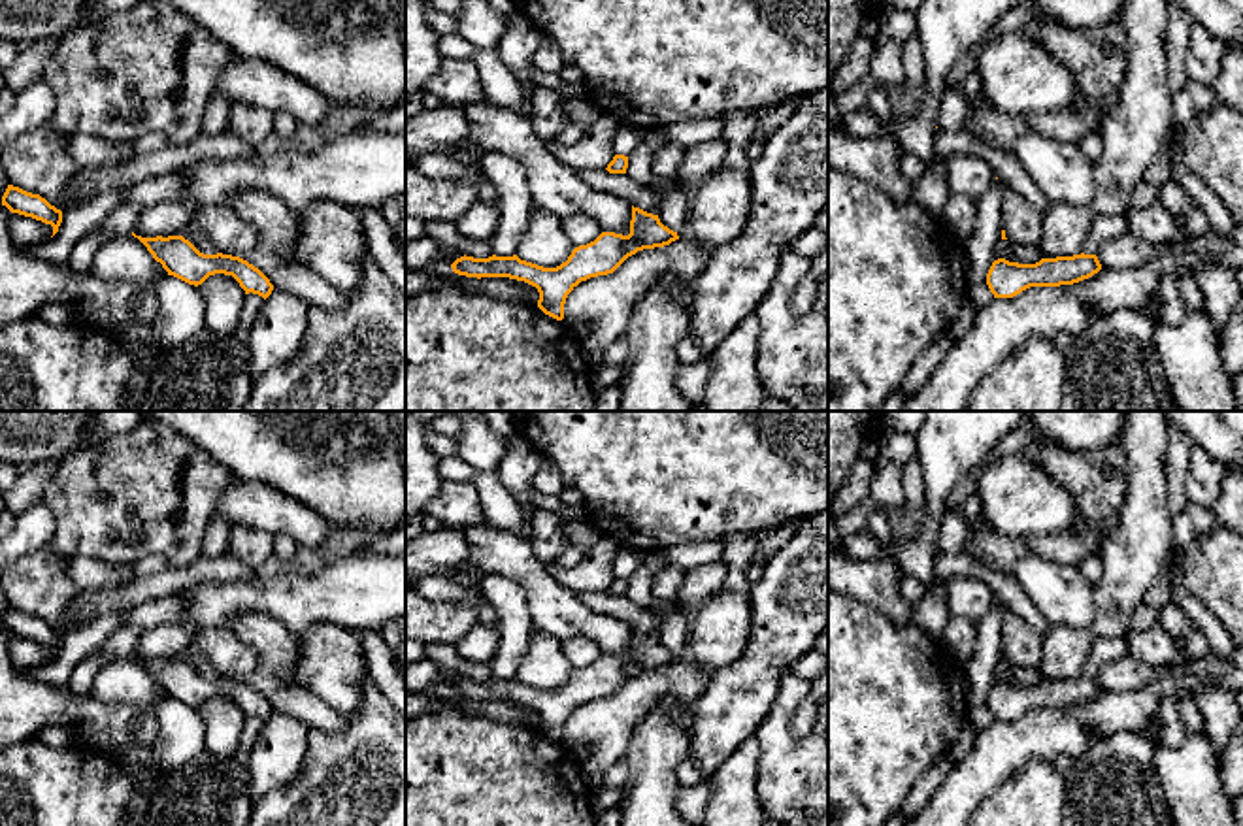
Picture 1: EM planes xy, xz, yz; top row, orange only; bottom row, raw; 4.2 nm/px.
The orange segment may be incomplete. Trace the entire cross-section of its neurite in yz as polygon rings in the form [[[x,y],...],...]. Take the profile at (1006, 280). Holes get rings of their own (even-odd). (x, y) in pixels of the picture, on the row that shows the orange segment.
[[[1096,255],[1041,258],[1036,264],[1019,264],[1005,258],[992,262],[986,285],[994,298],[1013,298],[1030,287],[1073,285],[1102,270]]]

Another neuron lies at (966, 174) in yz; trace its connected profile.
[[[953,155],[943,158],[943,164],[947,192],[953,194],[966,194],[979,200],[990,190],[996,179],[988,162],[975,155]]]

